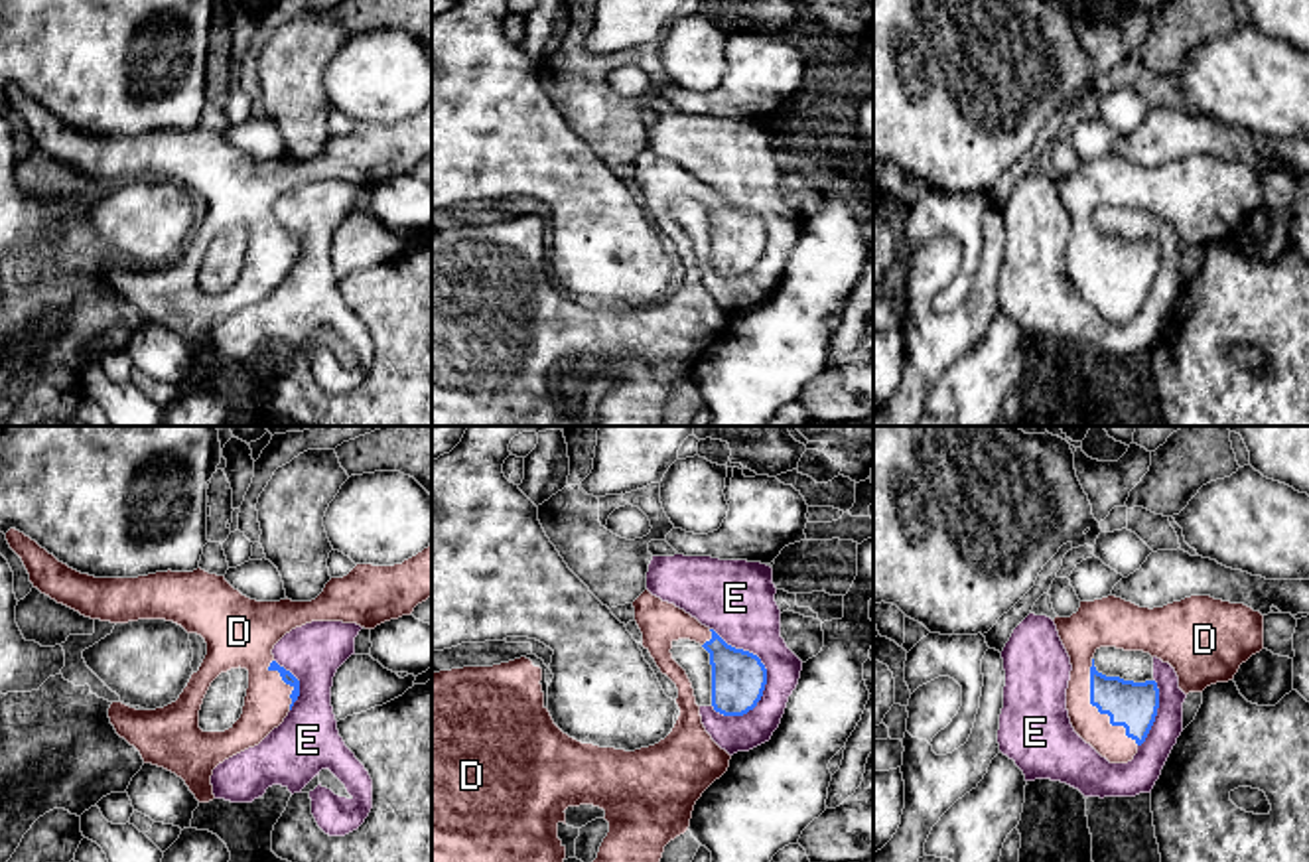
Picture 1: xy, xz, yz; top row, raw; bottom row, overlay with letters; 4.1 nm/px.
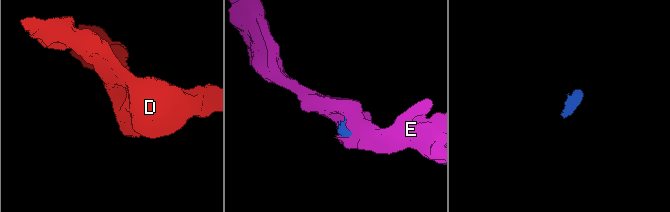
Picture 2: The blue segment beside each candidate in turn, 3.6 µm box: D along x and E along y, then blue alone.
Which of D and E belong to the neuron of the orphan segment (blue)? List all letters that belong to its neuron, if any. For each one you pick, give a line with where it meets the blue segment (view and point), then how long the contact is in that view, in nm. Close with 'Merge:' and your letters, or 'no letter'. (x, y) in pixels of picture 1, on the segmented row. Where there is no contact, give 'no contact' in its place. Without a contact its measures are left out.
D: yz (1097, 707) | 400 nm
Merge: D

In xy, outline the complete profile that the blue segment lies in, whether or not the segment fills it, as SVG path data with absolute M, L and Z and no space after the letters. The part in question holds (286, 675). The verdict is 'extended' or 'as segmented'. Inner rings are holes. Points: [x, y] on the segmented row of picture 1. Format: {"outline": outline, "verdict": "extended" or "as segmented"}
{"outline": "M6 533L10 548L22 558L30 582L41 594L85 617L128 623L138 619L166 619L197 633L207 643L207 655L191 675L179 698L164 708L136 710L122 702L108 708L116 734L134 746L144 763L164 767L185 781L199 803L215 799L211 775L225 759L258 746L278 728L300 696L300 681L274 661L274 645L292 629L311 621L357 623L365 629L410 615L414 608L432 598L432 546L394 566L357 564L347 576L331 578L311 602L256 602L235 590L225 576L201 568L193 572L156 572L138 578L95 578L59 562L24 533ZM231 669L248 671L248 688L241 718L225 732L203 732L199 710L211 682Z", "verdict": "extended"}

